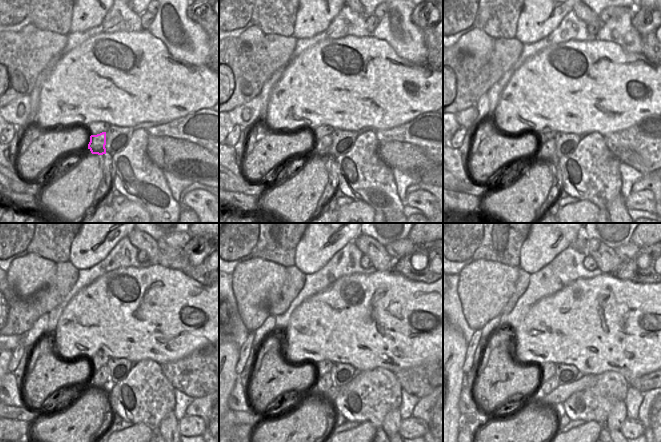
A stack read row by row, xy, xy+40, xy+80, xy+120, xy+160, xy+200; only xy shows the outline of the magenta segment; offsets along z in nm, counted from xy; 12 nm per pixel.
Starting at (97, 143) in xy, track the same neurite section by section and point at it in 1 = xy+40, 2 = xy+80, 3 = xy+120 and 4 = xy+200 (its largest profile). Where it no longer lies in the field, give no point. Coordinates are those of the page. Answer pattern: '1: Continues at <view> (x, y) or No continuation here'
1: Continues at xy+40 (322, 146)
2: Continues at xy+80 (547, 151)
3: Continues at xy+120 (100, 380)
4: Continues at xy+200 (546, 387).

